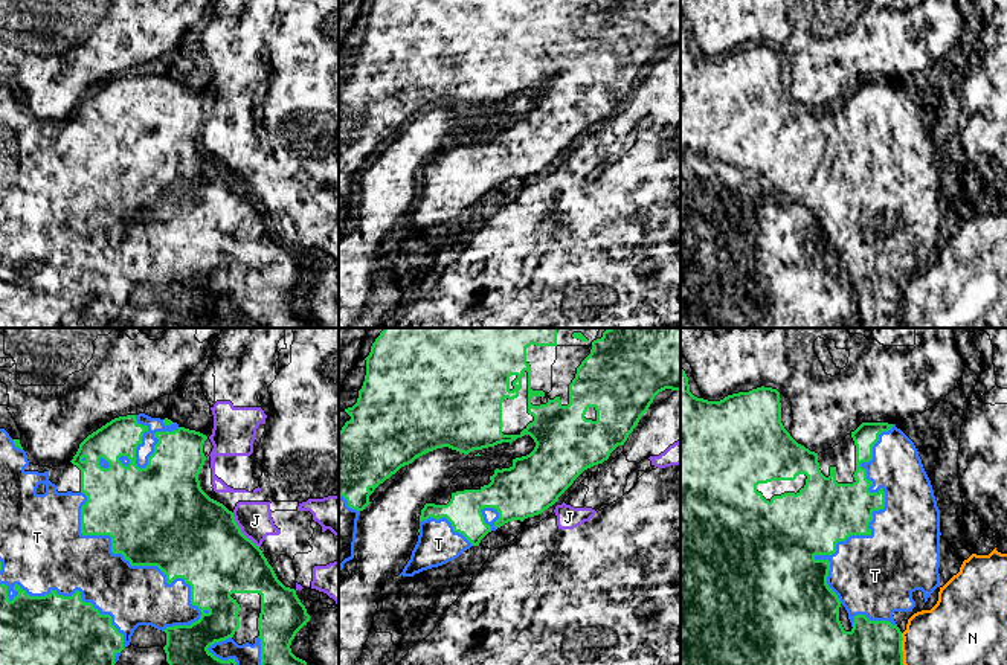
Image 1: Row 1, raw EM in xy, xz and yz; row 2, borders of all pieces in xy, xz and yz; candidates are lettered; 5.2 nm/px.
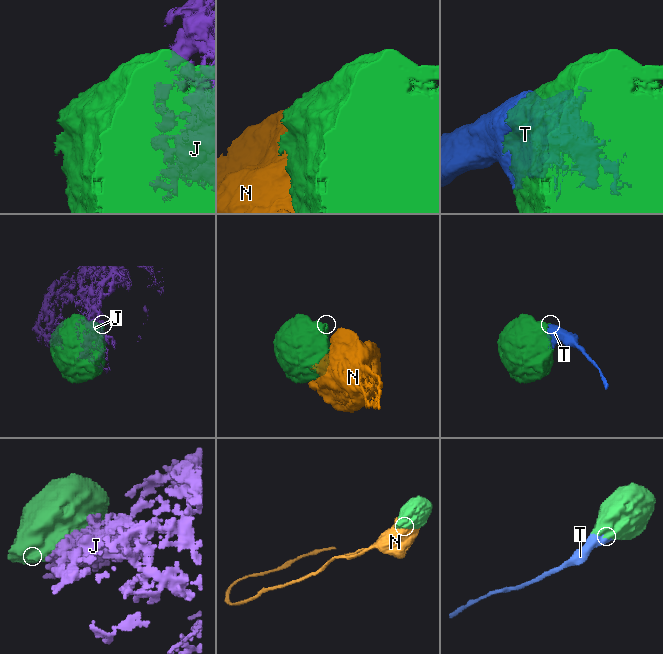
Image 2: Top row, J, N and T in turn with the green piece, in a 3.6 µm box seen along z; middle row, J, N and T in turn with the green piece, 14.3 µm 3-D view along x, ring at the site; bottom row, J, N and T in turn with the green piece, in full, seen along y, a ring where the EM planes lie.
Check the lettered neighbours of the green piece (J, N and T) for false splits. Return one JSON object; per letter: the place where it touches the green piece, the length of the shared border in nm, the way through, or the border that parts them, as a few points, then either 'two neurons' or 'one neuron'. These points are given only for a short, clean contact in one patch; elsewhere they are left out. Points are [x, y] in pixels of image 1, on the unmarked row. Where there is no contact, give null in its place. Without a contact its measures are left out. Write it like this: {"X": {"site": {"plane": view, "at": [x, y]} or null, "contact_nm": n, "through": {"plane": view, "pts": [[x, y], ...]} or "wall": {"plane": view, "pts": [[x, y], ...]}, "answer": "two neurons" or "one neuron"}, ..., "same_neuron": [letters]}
{"J": {"site": {"plane": "xy", "at": [240, 189]}, "contact_nm": 240, "answer": "two neurons"}, "N": {"site": {"plane": "yz", "at": [902, 310]}, "contact_nm": 190, "answer": "two neurons"}, "T": {"site": {"plane": "yz", "at": [867, 183]}, "contact_nm": 1000, "answer": "one neuron"}, "same_neuron": ["T"]}

